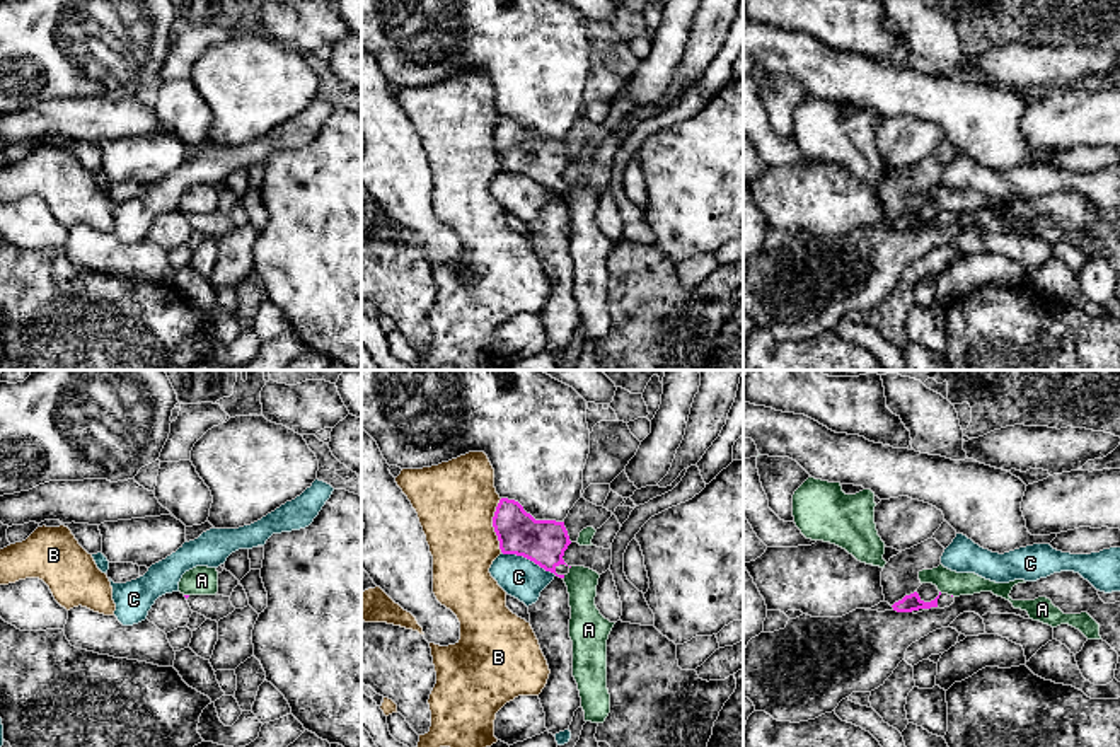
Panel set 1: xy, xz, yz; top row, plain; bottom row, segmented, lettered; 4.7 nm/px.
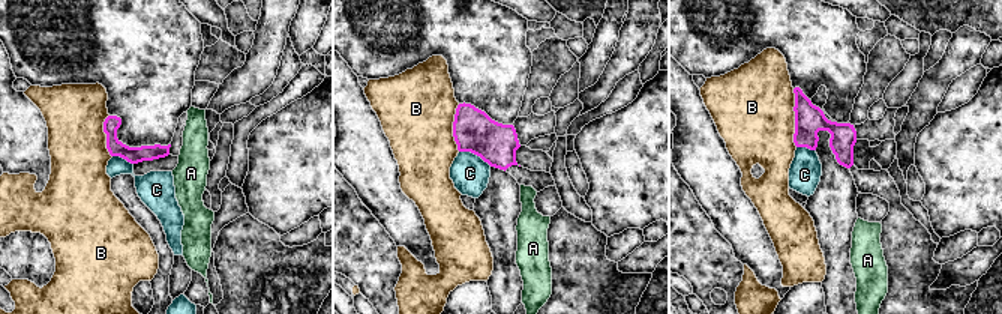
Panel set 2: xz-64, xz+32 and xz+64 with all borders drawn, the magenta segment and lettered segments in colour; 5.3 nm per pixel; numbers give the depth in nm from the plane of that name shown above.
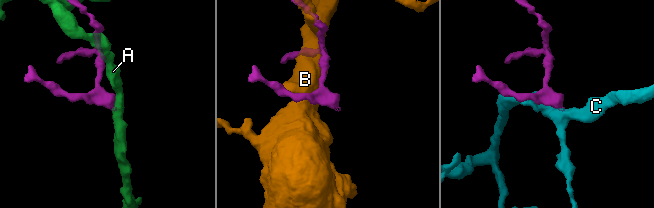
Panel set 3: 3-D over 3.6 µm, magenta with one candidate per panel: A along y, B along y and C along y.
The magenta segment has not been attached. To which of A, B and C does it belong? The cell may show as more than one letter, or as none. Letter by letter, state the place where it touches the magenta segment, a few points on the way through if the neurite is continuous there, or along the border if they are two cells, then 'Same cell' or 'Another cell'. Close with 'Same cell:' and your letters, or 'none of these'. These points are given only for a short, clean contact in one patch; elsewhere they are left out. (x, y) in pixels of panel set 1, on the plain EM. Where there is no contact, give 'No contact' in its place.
A: Touches magenta at xy (186, 214). Another cell
B: Touches magenta at xz (493, 144). Another cell
C: Touches magenta at xz (529, 176). Another cell
Same cell: none of these

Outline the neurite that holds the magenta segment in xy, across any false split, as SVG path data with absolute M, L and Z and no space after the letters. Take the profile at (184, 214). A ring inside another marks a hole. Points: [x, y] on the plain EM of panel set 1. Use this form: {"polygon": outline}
{"polygon": "M184 213L191 229L205 234L211 239L220 239L232 232L235 225L230 220L230 215L223 213Z"}

